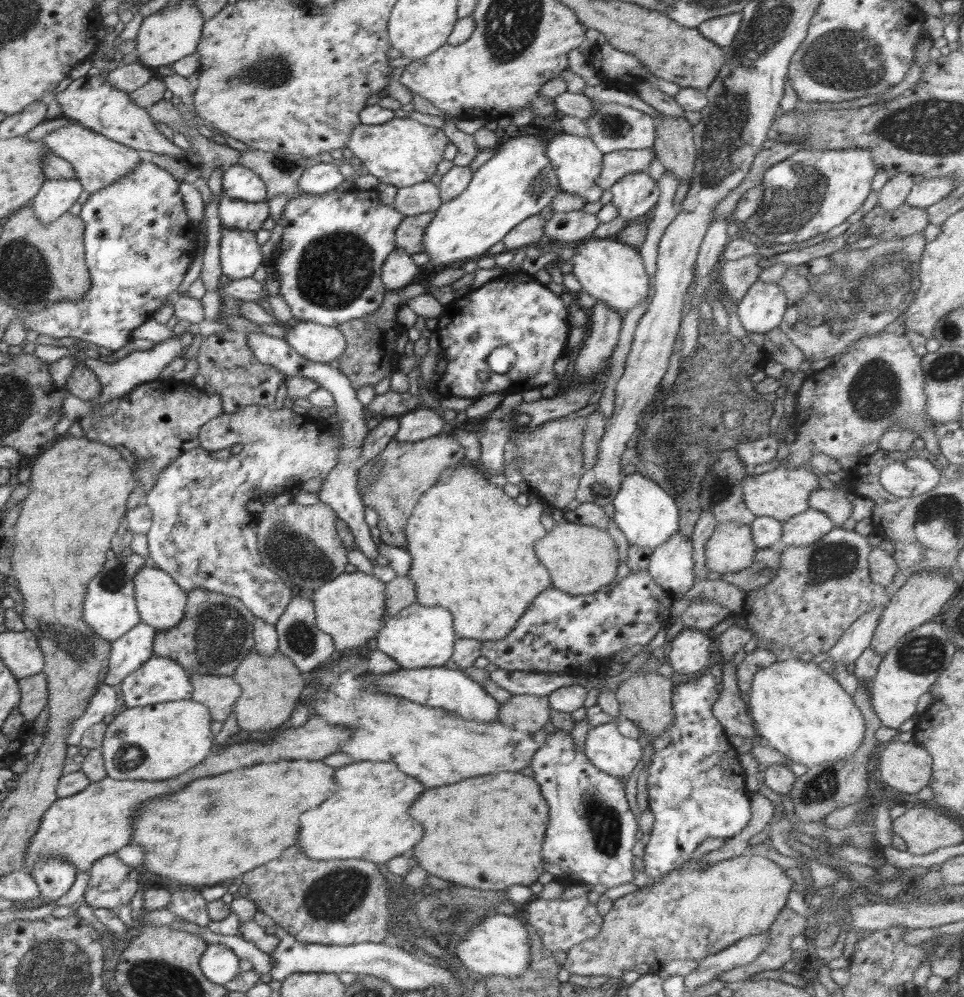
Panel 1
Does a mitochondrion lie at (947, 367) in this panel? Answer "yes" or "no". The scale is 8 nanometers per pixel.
yes

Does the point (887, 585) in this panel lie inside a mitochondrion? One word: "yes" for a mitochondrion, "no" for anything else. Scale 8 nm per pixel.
no

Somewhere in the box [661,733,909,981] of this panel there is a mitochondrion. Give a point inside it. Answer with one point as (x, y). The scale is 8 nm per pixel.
(825, 785)

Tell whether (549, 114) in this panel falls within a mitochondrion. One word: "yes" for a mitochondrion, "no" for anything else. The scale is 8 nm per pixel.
no

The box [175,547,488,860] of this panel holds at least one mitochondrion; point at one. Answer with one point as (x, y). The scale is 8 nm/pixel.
(219, 628)

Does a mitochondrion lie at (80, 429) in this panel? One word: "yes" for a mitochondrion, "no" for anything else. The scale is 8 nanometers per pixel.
no

